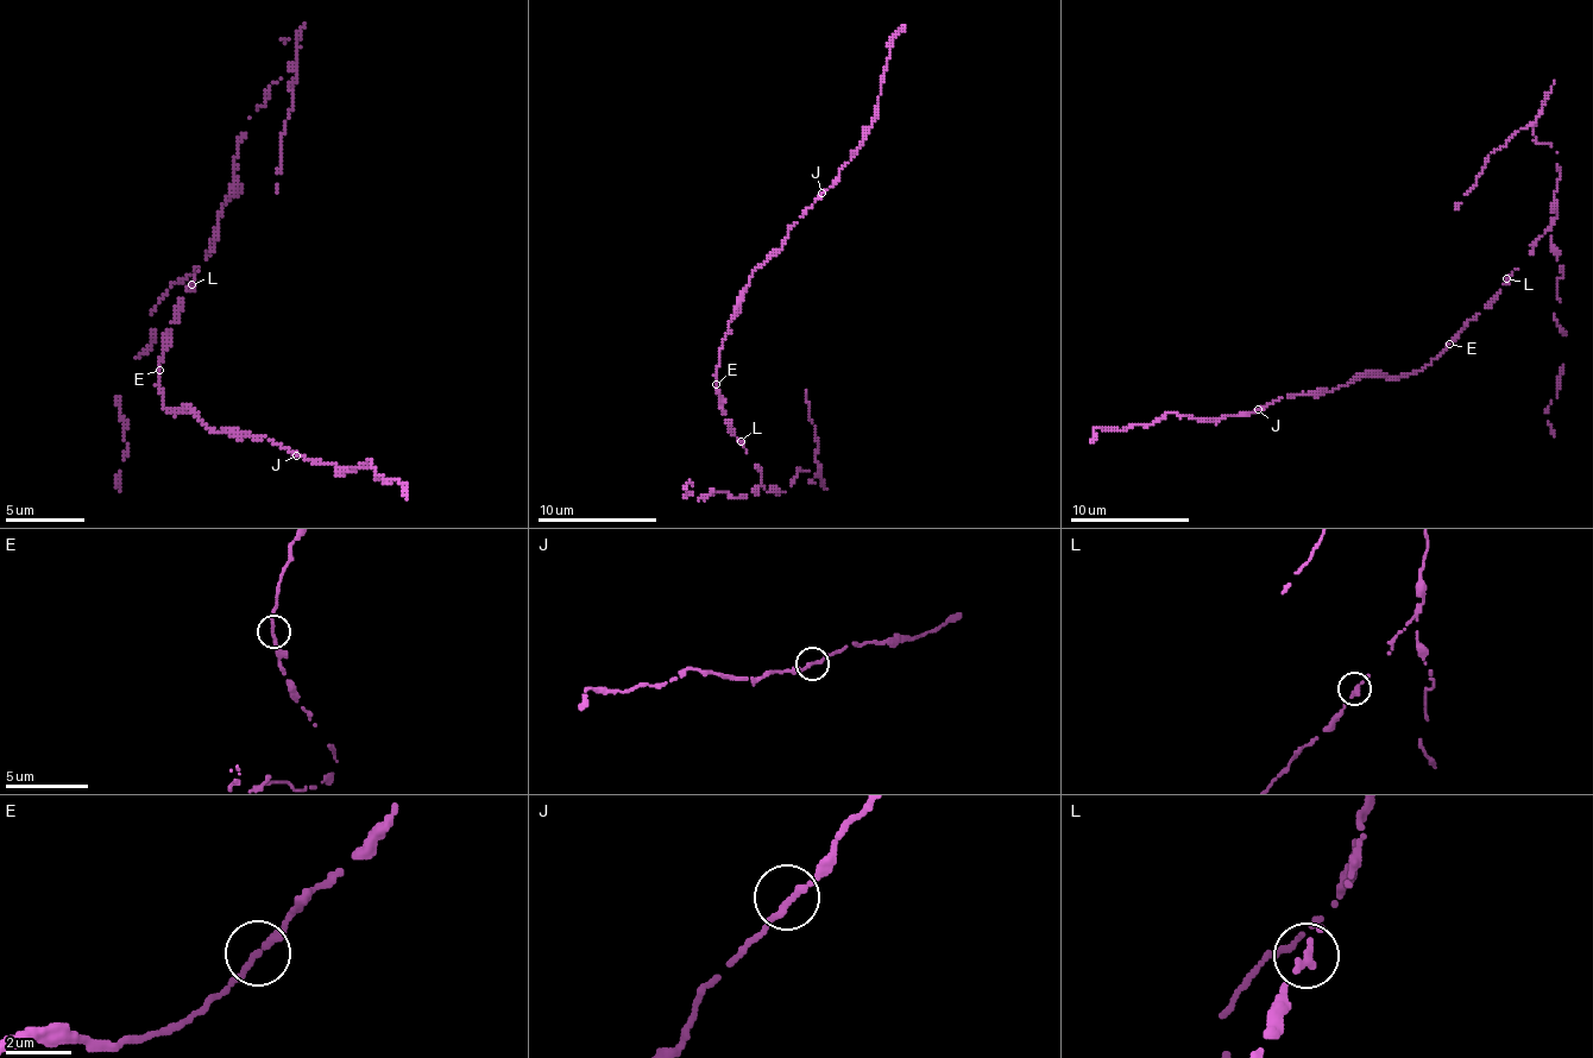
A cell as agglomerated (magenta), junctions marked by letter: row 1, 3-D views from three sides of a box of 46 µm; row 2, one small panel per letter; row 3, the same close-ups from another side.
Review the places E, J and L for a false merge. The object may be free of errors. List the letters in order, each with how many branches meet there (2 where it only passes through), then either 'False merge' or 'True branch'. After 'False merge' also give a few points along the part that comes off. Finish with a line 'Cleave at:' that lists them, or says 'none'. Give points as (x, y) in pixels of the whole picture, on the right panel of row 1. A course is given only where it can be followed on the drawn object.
E: Branches: 2. True branch
J: Branches: 2. True branch
L: Branches: 2. False merge. Course of the part to remove: (1506, 278), (1557, 215), (1557, 152), (1532, 134), (1538, 117), (1491, 152), (1455, 209)
Cleave at: L

